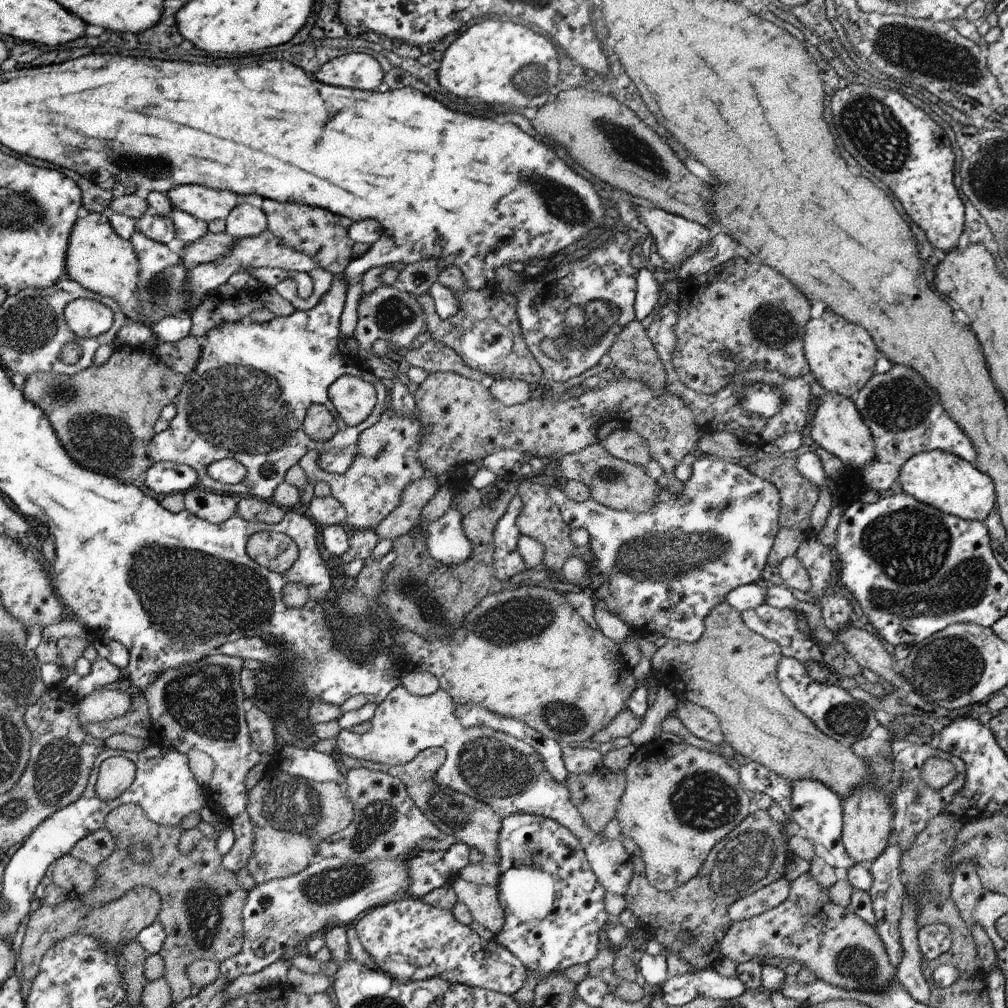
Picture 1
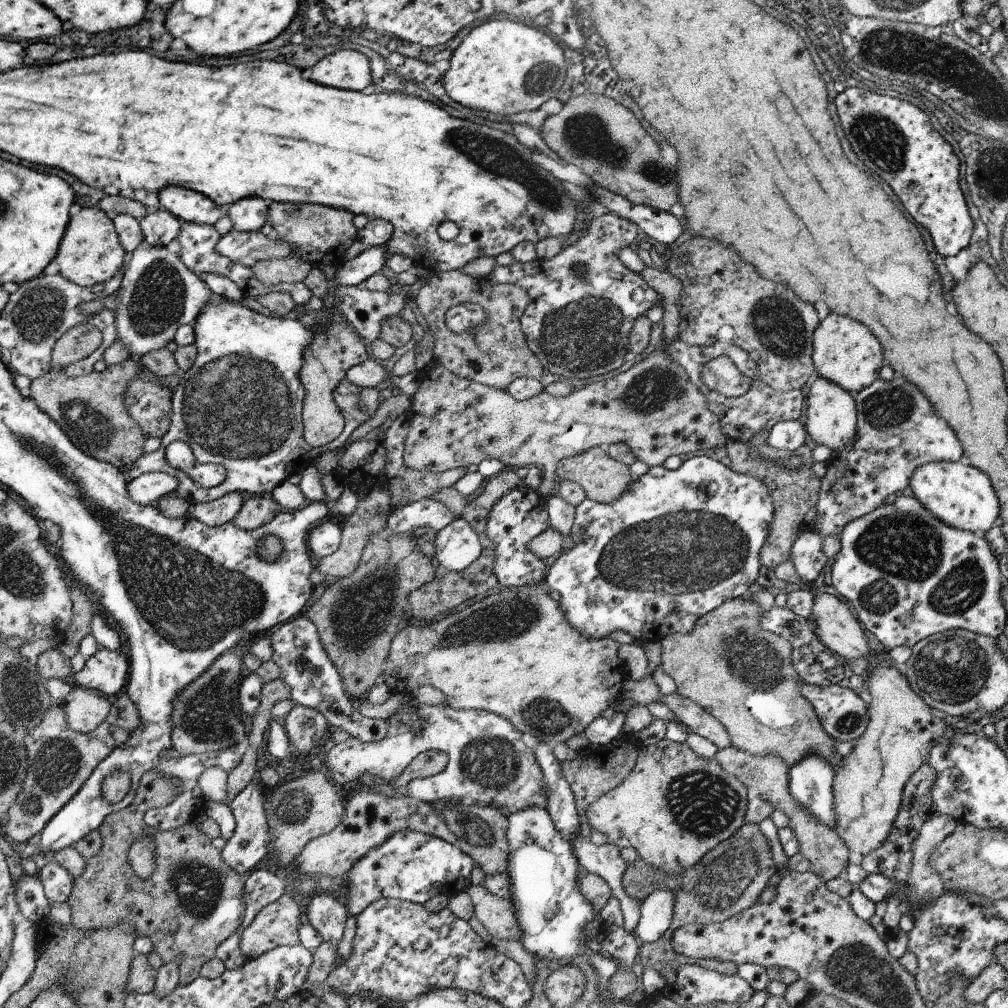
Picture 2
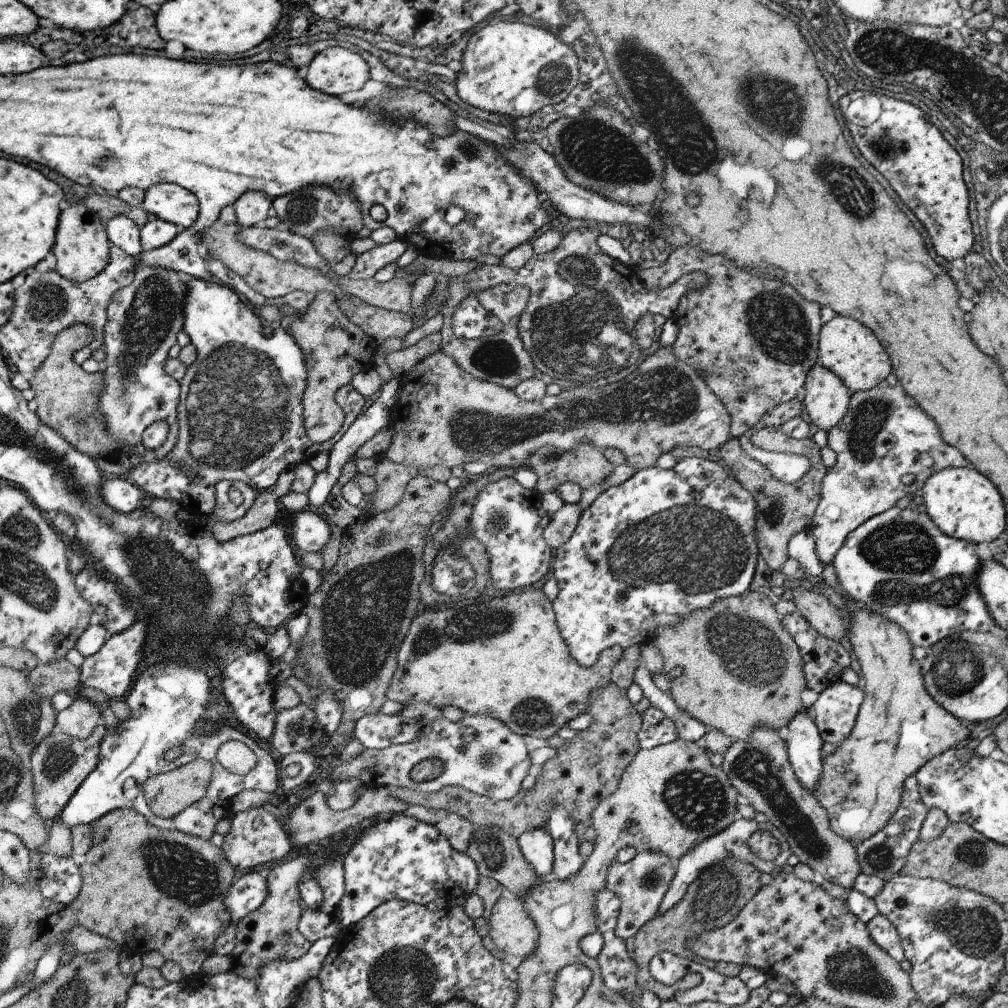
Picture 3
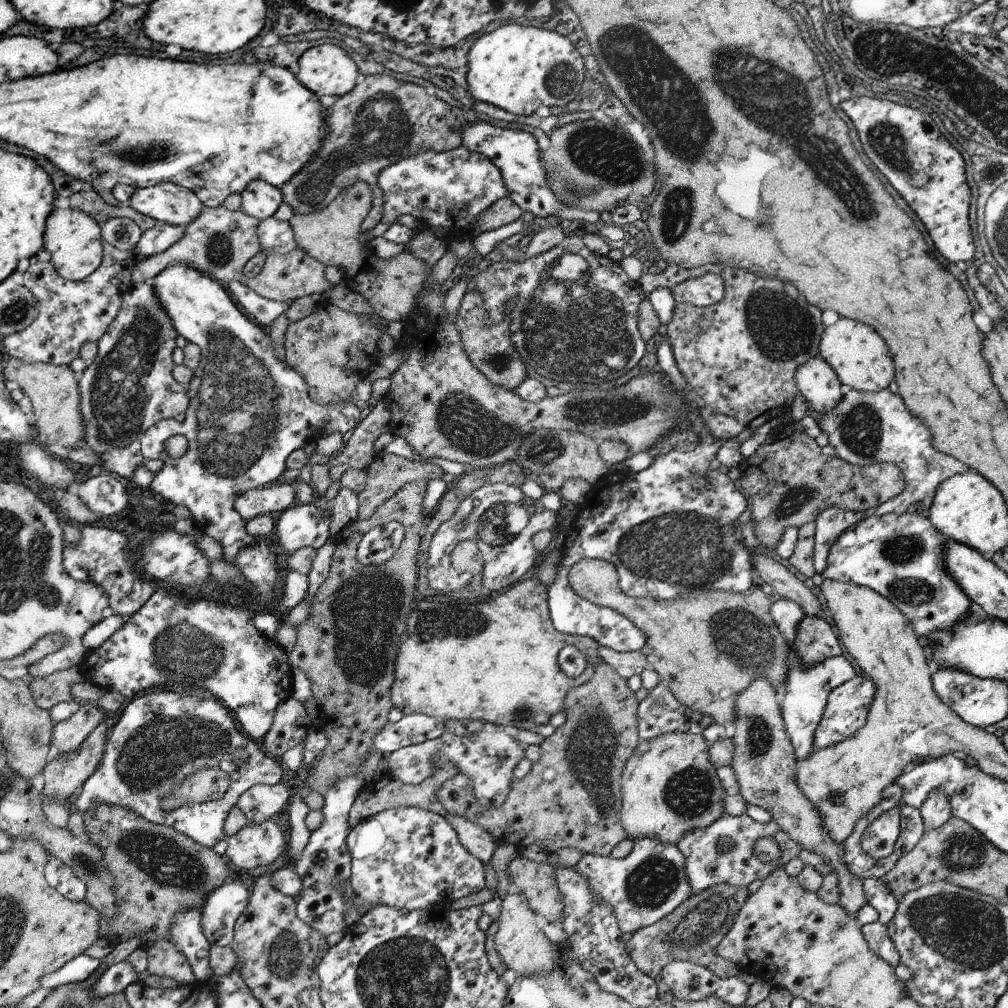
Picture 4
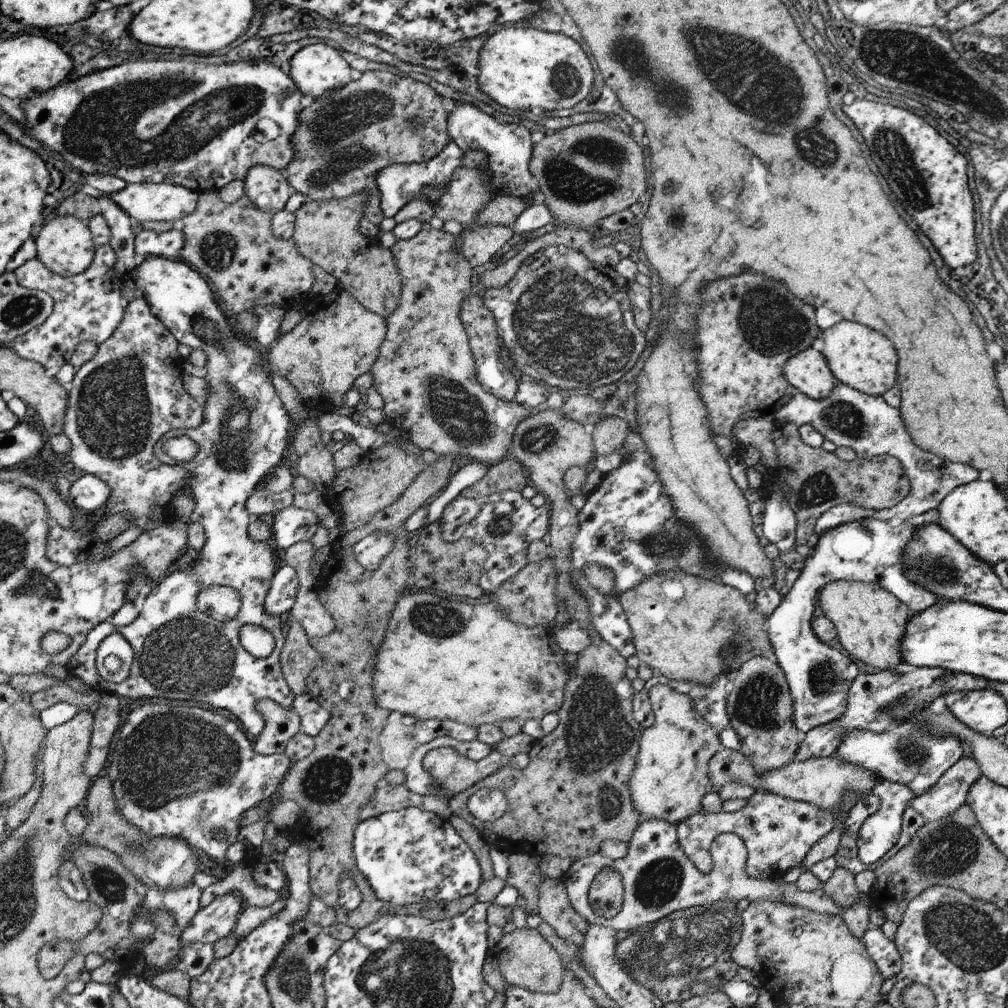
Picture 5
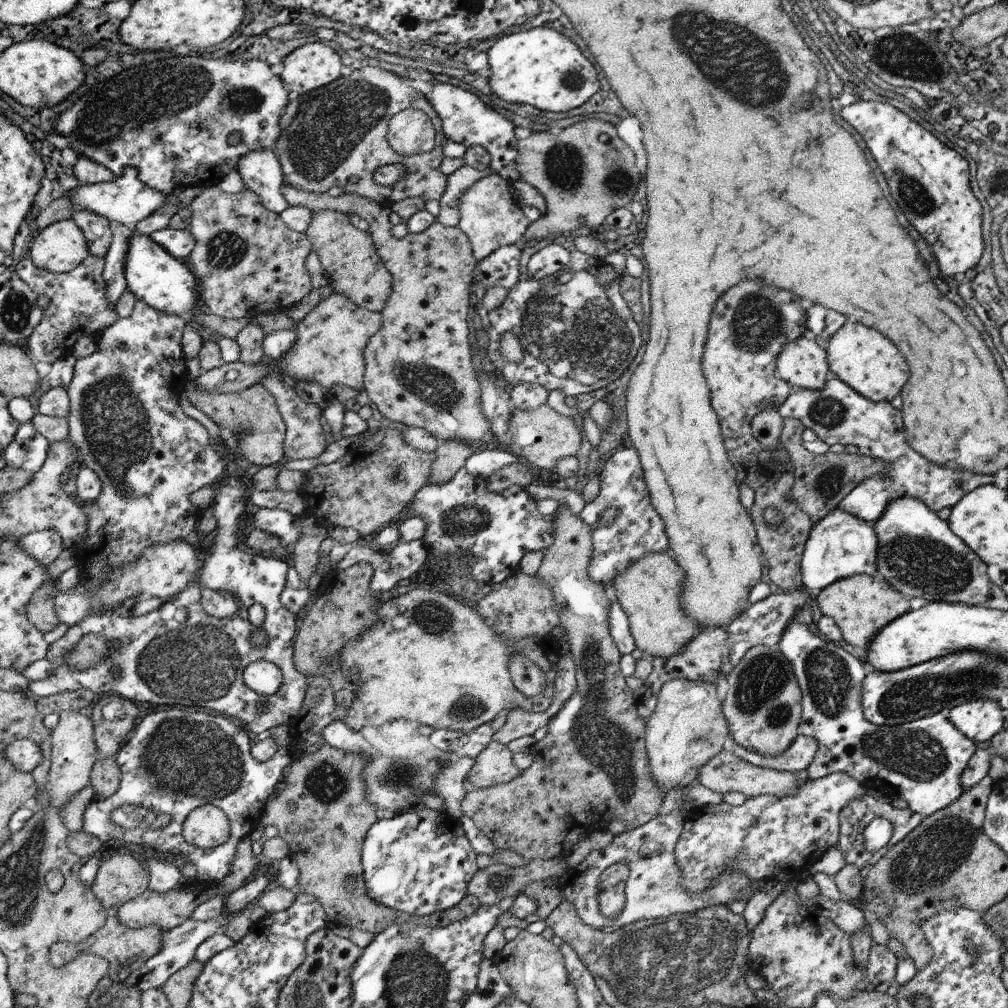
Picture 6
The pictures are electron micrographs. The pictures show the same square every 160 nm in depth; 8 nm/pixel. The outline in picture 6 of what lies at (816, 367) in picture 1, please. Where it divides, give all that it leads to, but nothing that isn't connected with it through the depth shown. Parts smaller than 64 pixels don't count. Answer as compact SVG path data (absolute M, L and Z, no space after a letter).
M846 324L844 328L840 328L828 340L828 348L825 352L831 375L873 402L890 403L892 398L900 394L902 386L910 376L908 364L904 364L904 356L900 354L900 350L878 330L866 328L862 324Z

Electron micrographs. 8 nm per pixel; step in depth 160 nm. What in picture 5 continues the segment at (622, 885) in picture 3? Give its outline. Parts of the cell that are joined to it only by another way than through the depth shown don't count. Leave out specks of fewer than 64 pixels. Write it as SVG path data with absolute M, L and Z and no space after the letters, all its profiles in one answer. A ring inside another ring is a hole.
M646 818L632 833L626 856L610 859L600 853L575 859L564 875L570 904L580 916L590 924L613 928L616 932L634 931L645 924L655 923L674 911L701 907L720 901L749 900L749 902L769 900L785 905L796 905L815 913L840 915L843 911L837 902L824 893L823 885L812 892L803 891L796 883L787 883L782 878L753 879L747 873L747 848L744 841L734 833L724 833L711 844L713 866L710 872L700 872L677 842L677 825L664 819ZM605 868L617 870L623 878L624 898L620 912L611 919L598 917L589 906L588 892L592 880Z

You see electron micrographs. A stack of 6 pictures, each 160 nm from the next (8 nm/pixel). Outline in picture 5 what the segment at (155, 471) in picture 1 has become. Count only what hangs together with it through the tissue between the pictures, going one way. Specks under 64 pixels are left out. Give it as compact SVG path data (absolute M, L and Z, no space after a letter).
M86 473L72 483L67 499L71 505L97 517L104 511L110 491L108 484L101 478Z

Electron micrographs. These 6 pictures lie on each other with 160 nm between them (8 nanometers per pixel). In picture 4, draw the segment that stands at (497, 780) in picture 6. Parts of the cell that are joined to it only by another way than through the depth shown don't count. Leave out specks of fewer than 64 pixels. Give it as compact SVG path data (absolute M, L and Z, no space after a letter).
M448 757L438 759L437 764L439 766L438 771L417 785L407 785L390 776L386 776L379 782L375 781L372 784L364 785L349 812L348 822L351 828L356 827L363 820L370 819L372 815L378 815L379 812L398 807L420 807L446 817L449 812L444 808L441 800L438 800L436 793L447 780L453 779L459 773L459 770Z

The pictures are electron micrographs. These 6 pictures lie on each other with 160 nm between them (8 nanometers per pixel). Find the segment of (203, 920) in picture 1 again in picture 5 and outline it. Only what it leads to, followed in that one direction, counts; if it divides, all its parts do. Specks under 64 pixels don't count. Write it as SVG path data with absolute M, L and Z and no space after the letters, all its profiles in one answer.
M100 776L93 781L86 796L84 810L90 814L90 824L77 839L87 845L102 847L115 852L134 875L147 888L179 889L193 882L198 872L198 852L195 852L185 840L172 837L151 837L142 832L136 825L130 824L119 812L113 793L113 780L108 776Z

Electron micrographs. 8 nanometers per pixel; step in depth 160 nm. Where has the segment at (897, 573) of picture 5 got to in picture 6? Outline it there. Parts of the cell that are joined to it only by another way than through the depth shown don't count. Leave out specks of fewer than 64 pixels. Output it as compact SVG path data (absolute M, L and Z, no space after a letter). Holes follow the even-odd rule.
M837 507L811 529L801 561L802 586L818 594L842 578L860 574L879 577L878 544L880 540L872 523L838 510ZM793 617L786 626L780 640L776 644L776 648L780 650L782 656L788 660L788 664L792 666L796 682L801 690L802 718L800 718L800 725L798 726L797 732L799 735L810 736L810 738L816 738L816 740L818 740L818 752L816 752L816 756L814 756L812 764L806 768L809 781L817 780L833 773L846 772L848 776L852 776L854 780L858 780L862 786L870 791L885 795L890 800L902 798L904 802L908 803L909 809L916 812L917 815L924 816L925 818L927 816L931 816L934 812L938 812L938 810L941 810L942 808L946 808L946 806L952 804L954 800L958 800L958 798L960 798L964 792L960 782L960 776L962 772L964 772L964 768L968 765L970 758L974 755L976 747L974 742L964 736L964 734L962 734L962 732L960 732L960 730L958 730L958 728L956 728L956 726L954 726L954 724L952 724L946 716L941 713L932 714L928 717L908 722L904 726L884 727L871 724L868 720L866 720L866 718L864 718L860 698L860 687L862 687L864 678L867 676L864 671L863 663L860 662L860 660L857 660L855 656L852 656L850 651L846 651L844 648L836 646L836 644L833 644L832 642L828 643L828 640L824 640L824 638L820 638L820 636L816 636L813 632L810 632L808 626L801 621L797 621L795 617Z

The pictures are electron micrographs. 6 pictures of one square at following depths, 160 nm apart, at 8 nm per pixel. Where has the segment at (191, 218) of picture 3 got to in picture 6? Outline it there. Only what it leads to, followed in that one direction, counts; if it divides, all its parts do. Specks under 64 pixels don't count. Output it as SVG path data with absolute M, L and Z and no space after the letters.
M129 169L123 176L116 177L116 180L112 180L112 182L79 185L78 188L70 190L66 197L74 204L75 209L94 212L94 214L108 218L112 222L120 222L133 232L138 222L161 209L170 195L149 188L143 181L139 180L135 169Z

